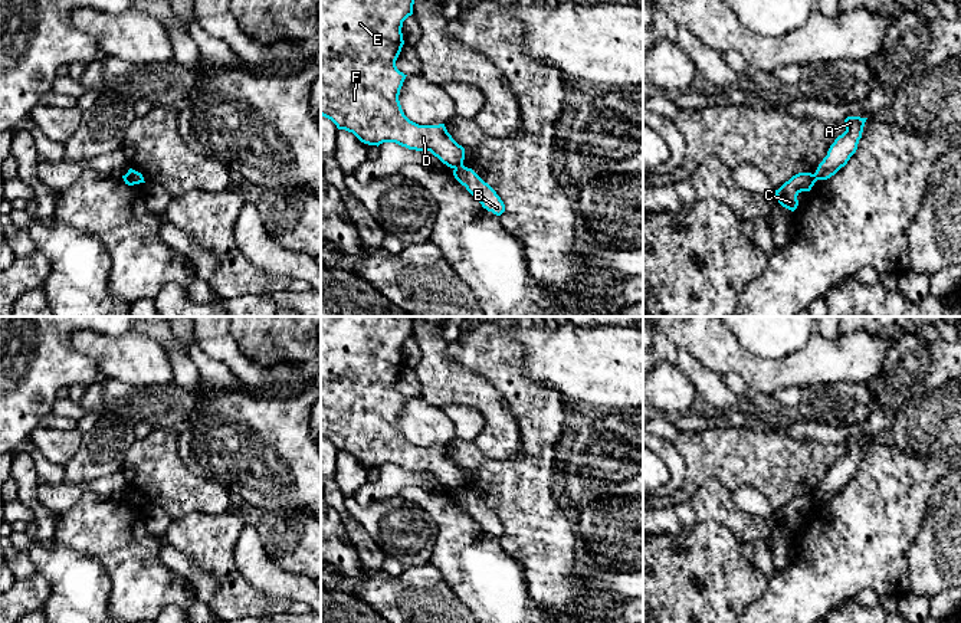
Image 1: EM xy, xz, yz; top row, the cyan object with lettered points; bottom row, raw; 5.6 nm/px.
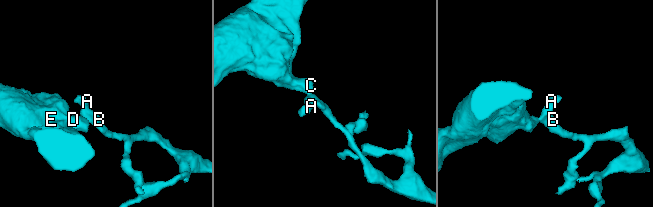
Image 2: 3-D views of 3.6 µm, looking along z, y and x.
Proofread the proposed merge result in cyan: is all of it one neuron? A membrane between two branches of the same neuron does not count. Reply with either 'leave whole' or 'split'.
split

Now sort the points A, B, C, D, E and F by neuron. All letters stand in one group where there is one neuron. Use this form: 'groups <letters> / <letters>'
groups A B / C D E F

